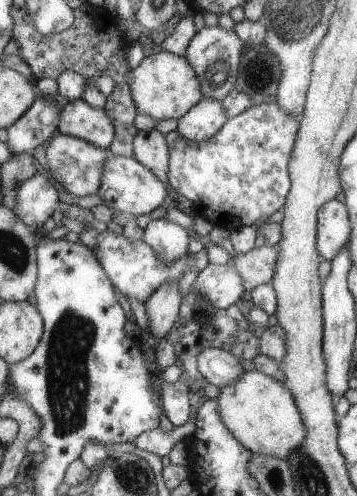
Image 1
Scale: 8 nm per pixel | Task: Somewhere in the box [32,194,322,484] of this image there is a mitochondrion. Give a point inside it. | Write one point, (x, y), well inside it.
(68, 381)

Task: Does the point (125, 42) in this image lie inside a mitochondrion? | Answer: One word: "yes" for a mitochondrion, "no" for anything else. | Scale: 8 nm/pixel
no

